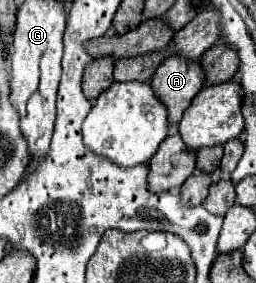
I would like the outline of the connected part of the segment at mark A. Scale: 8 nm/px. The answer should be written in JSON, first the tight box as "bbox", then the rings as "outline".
{"bbox":[152,55,204,123],"outline":[[[168,55],[162,65],[156,69],[154,77],[152,77],[152,89],[156,91],[156,95],[160,97],[162,103],[166,103],[168,107],[168,119],[170,123],[178,123],[182,119],[184,109],[190,105],[190,101],[194,99],[194,95],[204,87],[204,69],[200,65],[200,61],[190,61],[186,57],[180,55]]]}

